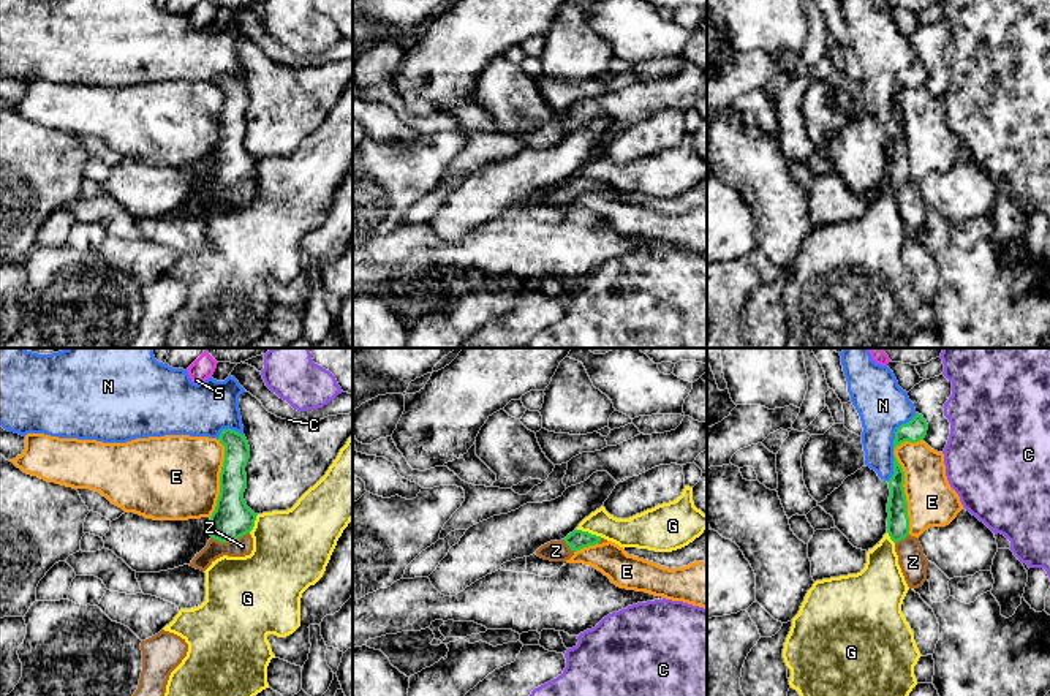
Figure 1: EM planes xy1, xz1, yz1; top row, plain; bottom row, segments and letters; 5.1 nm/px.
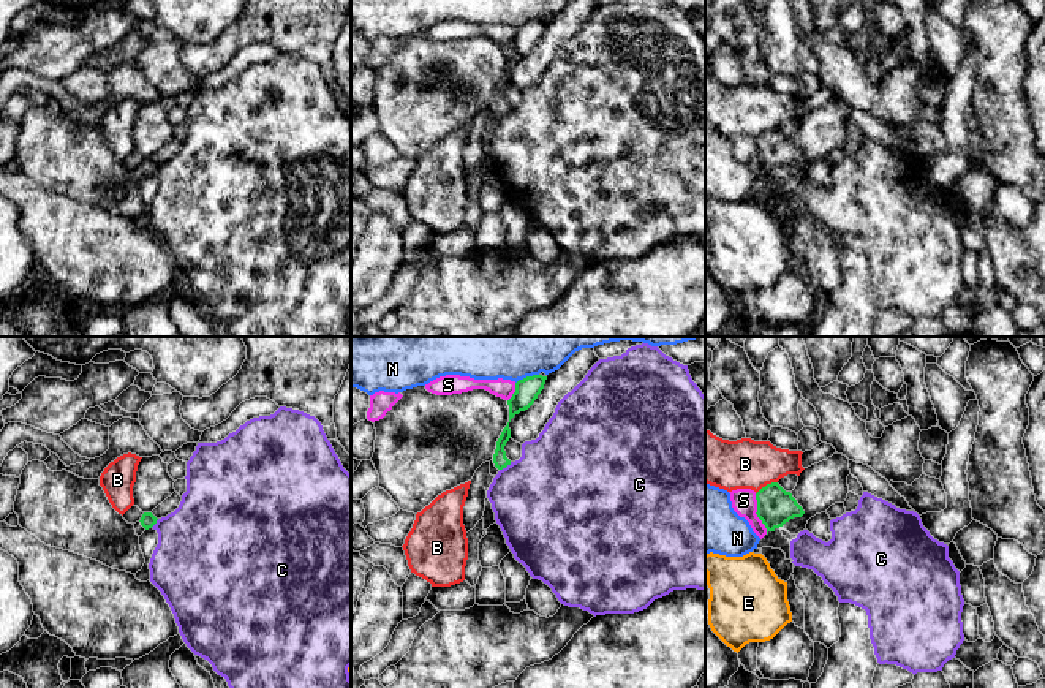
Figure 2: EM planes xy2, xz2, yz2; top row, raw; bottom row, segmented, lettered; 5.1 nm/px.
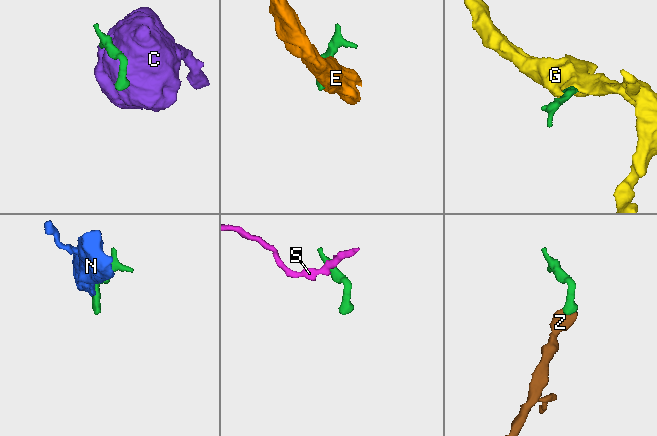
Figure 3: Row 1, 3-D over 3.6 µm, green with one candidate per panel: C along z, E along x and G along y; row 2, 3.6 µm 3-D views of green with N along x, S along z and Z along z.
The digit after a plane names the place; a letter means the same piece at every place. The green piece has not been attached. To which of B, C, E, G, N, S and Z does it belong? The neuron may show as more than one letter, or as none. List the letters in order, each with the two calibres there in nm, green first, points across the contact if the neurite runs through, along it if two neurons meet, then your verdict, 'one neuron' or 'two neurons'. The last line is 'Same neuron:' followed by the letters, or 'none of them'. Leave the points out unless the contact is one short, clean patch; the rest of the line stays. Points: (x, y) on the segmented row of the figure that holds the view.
B: calibres 190 and 260 nm; border yz2 (777, 481), (767, 483), (756, 494); two neurons
C: calibres 70 and 480 nm; border xz2 (511, 462), (500, 470); two neurons
E: calibres 110 and 240 nm; two neurons
G: calibres 100 and 160 nm; border xz1 (577, 529), (601, 537); two neurons
N: calibres 120 and 260 nm; two neurons
S: calibres 190 and 130 nm; border yz2 (754, 494), (756, 516), (767, 533); two neurons
Z: calibres 200 and 90 nm; way xy1 (231, 519), (230, 540), (242, 546); one neuron
Same neuron: Z

